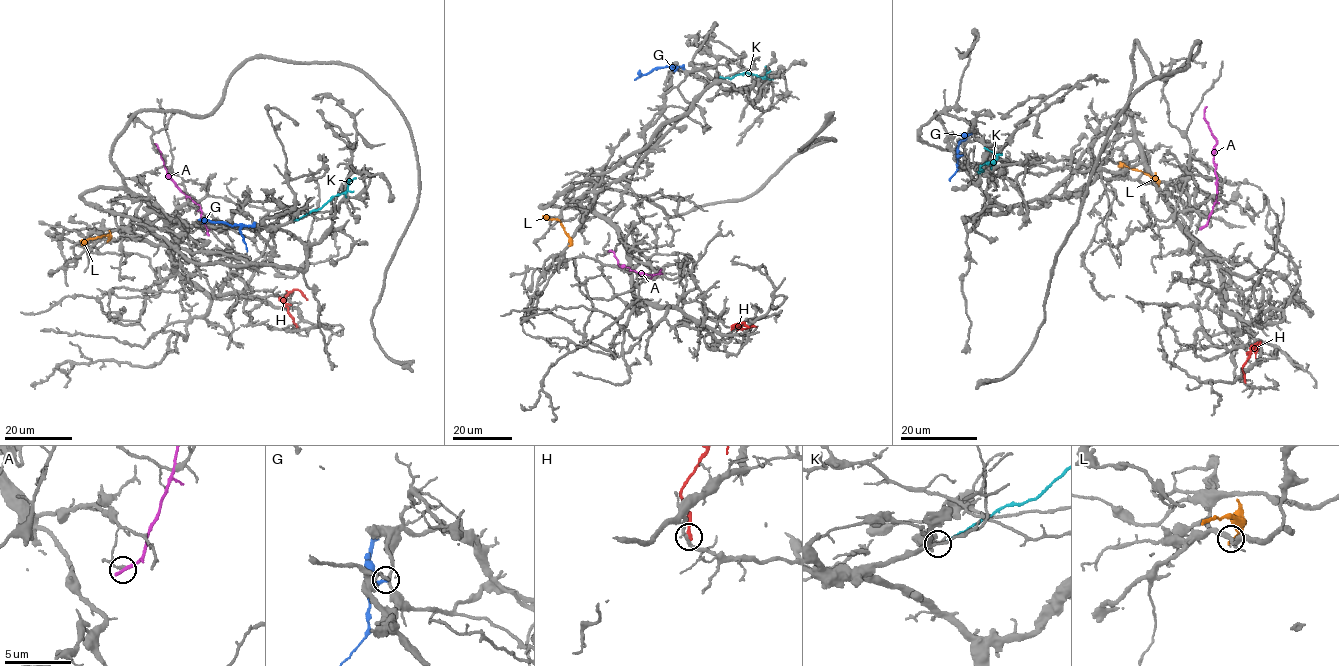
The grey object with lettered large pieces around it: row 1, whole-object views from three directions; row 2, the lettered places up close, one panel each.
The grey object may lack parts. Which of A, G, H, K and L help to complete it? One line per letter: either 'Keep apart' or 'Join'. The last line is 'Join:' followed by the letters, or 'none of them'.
A: Keep apart
G: Keep apart
H: Keep apart
K: Keep apart
L: Keep apart
Join: none of them

